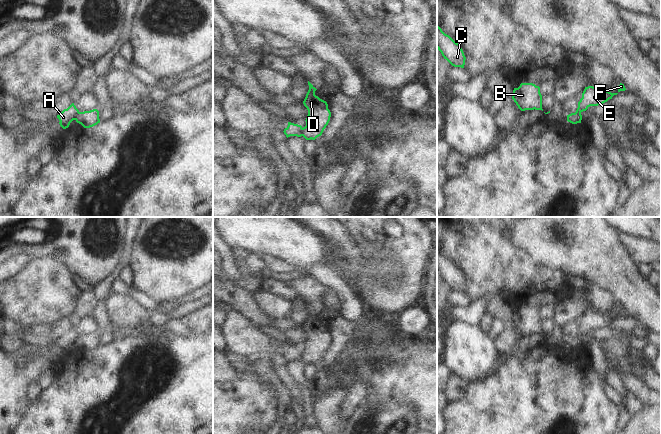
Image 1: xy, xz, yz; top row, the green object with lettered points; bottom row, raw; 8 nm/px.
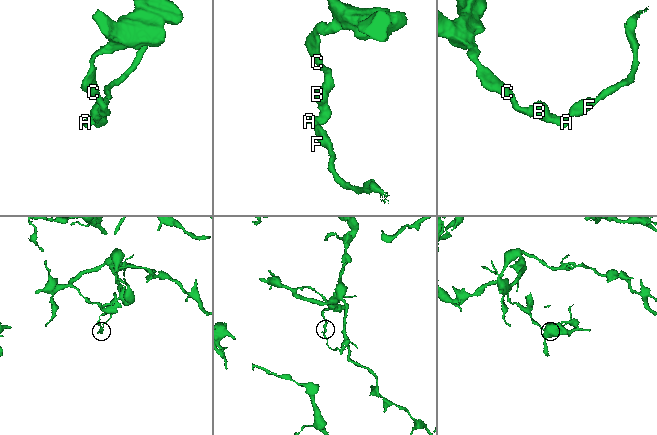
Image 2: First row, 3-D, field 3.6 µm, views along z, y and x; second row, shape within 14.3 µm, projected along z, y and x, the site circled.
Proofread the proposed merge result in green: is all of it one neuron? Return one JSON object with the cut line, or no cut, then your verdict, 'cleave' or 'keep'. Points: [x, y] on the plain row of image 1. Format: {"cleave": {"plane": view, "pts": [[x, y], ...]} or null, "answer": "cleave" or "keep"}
{"cleave": {"plane": "xy", "pts": [[79, 336], [75, 343]]}, "answer": "cleave"}

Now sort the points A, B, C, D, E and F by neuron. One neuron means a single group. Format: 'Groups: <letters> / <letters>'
Groups: A E F / B C D.

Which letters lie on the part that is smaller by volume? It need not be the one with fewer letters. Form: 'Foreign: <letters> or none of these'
Foreign: A, E, F

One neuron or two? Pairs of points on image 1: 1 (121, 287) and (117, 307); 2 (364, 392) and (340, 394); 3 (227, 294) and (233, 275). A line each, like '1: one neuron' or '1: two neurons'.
1: two neurons
2: two neurons
3: two neurons

